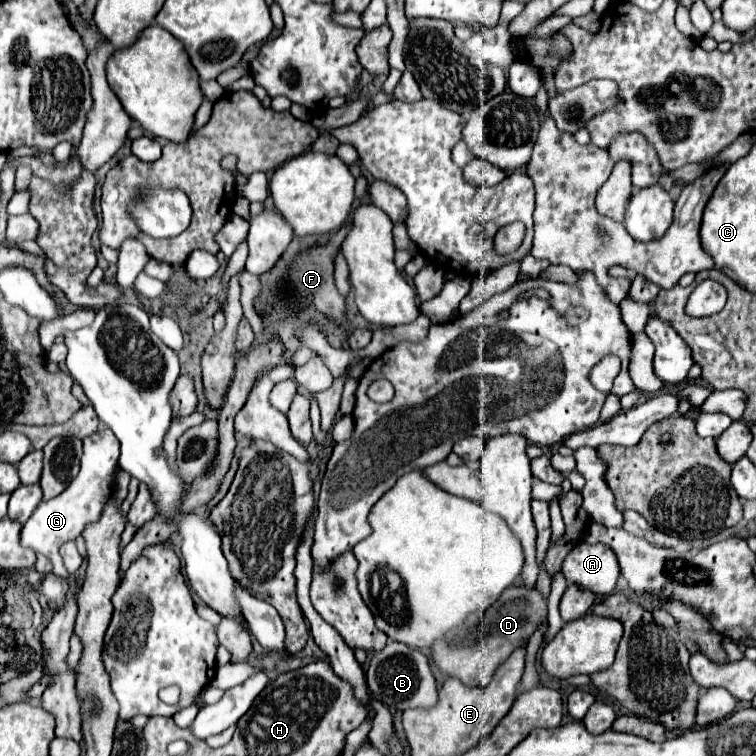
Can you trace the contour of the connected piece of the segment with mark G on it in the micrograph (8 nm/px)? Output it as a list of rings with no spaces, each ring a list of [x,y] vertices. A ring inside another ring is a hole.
[[[100,428],[92,436],[84,438],[84,456],[82,456],[78,476],[70,482],[70,486],[60,496],[46,500],[46,502],[40,502],[38,508],[34,510],[34,514],[28,518],[28,522],[22,528],[22,534],[20,534],[22,546],[32,548],[34,552],[42,552],[44,556],[48,556],[54,564],[52,572],[56,576],[68,578],[68,570],[64,568],[64,562],[58,554],[58,548],[64,542],[80,536],[84,526],[88,522],[94,522],[94,518],[100,516],[104,502],[112,494],[112,474],[118,466],[118,454],[120,454],[118,448],[120,448],[120,444],[116,442],[116,436],[108,428]]]

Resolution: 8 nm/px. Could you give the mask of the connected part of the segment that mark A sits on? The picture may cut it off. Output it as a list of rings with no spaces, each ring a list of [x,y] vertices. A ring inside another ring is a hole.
[[[578,542],[566,556],[562,574],[570,584],[578,584],[598,596],[606,596],[612,594],[620,568],[614,552],[608,546]]]

